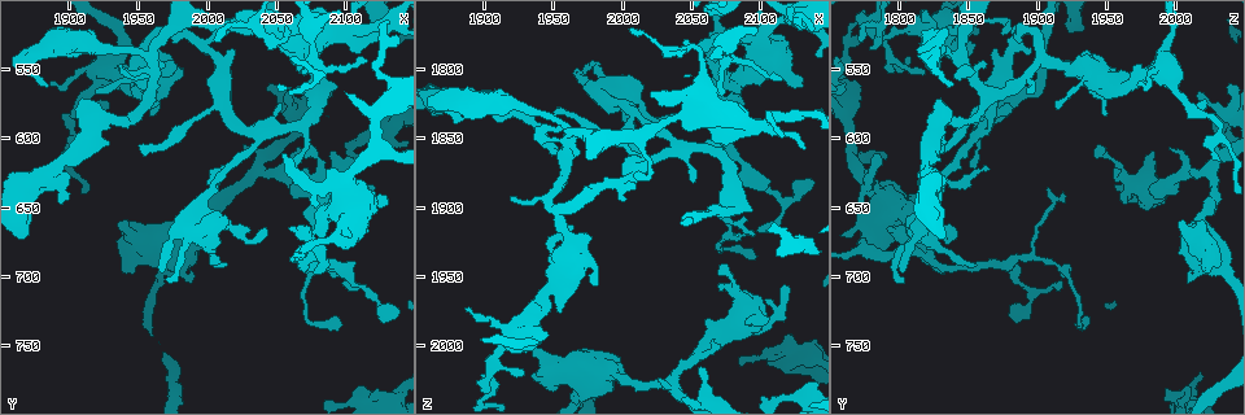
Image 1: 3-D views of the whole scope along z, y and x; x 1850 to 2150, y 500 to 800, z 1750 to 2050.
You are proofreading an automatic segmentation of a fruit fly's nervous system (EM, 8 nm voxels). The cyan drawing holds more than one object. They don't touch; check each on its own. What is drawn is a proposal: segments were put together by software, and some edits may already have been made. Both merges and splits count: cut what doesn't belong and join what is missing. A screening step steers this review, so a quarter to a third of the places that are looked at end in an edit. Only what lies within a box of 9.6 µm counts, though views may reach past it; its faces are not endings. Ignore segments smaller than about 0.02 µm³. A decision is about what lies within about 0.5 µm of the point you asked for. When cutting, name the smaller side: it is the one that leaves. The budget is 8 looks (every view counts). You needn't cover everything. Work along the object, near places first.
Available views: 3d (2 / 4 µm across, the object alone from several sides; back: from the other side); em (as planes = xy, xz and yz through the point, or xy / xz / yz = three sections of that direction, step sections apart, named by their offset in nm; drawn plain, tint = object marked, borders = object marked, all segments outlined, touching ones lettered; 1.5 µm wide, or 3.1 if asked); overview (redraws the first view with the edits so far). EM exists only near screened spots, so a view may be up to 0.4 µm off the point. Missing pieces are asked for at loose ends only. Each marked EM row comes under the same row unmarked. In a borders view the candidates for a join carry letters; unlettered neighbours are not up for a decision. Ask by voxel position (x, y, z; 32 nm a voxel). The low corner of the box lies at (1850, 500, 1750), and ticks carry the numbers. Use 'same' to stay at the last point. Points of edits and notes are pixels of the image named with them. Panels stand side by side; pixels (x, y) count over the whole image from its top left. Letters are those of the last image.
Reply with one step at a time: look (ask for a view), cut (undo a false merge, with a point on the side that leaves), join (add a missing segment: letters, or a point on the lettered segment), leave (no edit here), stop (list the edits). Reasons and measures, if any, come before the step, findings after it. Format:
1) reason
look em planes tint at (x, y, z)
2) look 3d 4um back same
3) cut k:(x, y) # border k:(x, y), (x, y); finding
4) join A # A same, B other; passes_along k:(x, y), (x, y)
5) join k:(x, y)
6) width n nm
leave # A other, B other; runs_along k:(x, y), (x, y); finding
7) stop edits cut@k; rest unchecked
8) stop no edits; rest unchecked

a fork
look em planes borders at (2074, 678, 1774)

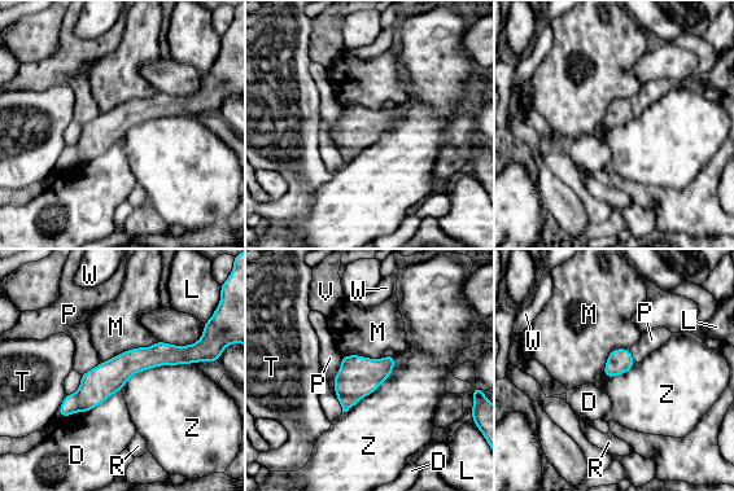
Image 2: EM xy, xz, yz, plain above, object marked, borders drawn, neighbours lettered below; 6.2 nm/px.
leave # D other, L other, M other, P other, R other, T other, V other, W other, Z other; border 2:(193, 363), (143, 369), (121, 390); one neuron here

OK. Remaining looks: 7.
tapers out
look em xy step 8 borders at (2096, 640, 1920)

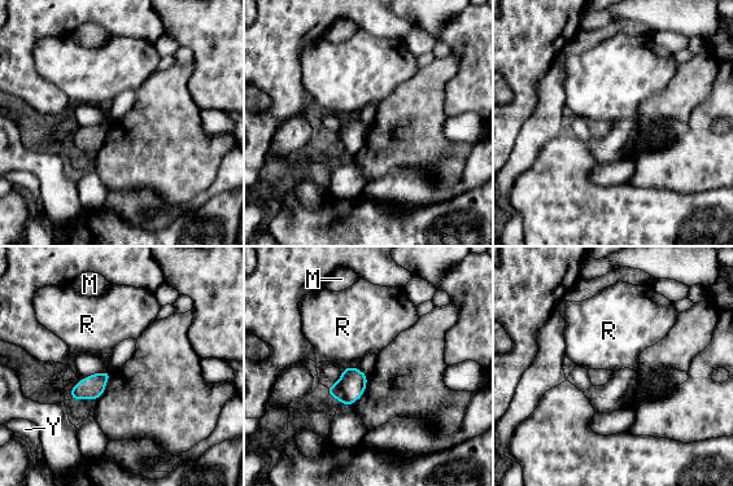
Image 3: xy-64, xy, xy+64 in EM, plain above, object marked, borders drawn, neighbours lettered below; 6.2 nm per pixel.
width 80 nm
leave # M other, R other, Y other; border 3:(356, 366), (344, 368); none of them fits

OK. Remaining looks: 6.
branch stops here
look em xz step 4 borders at (1986, 704, 2010)

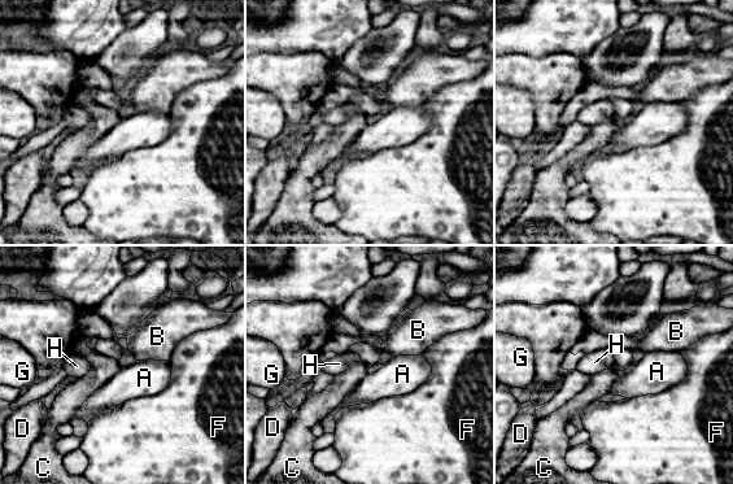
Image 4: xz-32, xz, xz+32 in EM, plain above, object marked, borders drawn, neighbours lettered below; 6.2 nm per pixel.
look em planes borders same

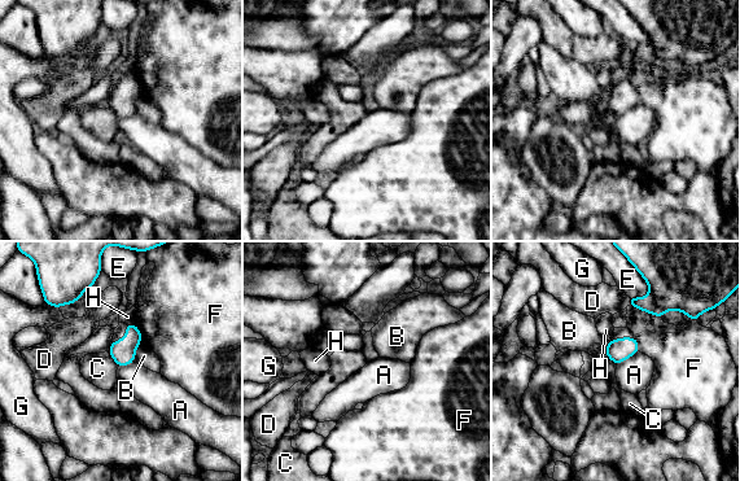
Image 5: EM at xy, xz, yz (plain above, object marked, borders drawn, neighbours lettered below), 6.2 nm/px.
leave # A other, B other, C other, D other, E other, F other, G other, H other; none of them fits

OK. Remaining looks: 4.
stop no edits; rest unchecked

